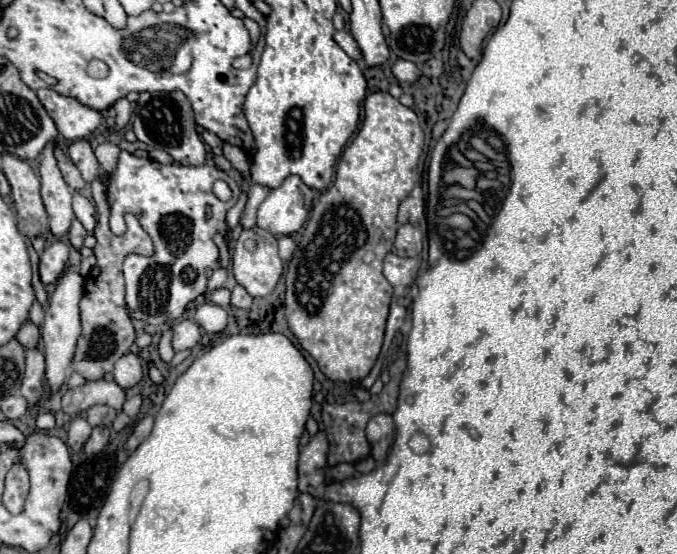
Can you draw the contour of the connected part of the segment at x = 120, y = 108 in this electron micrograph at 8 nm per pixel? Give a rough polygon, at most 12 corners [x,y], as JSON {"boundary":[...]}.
{"boundary":[[121,98],[113,108],[117,110],[117,126],[121,128],[129,122],[131,104]]}

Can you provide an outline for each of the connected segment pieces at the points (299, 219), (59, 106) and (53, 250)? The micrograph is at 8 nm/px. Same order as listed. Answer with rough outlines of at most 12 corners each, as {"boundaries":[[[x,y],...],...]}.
{"boundaries":[[[289,176],[257,208],[257,226],[299,232],[315,192]],[[51,88],[37,96],[65,140],[87,138],[101,112]],[[51,242],[39,262],[43,284],[55,282],[69,260],[69,246]]]}

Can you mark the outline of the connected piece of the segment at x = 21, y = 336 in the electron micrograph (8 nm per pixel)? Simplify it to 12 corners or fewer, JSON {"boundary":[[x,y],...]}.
{"boundary":[[29,320],[21,326],[17,340],[25,350],[37,348],[39,328]]}

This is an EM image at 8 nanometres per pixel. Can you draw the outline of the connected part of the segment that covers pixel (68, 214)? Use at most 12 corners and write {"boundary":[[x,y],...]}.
{"boundary":[[51,140],[41,152],[41,198],[53,236],[61,238],[73,216]]}

